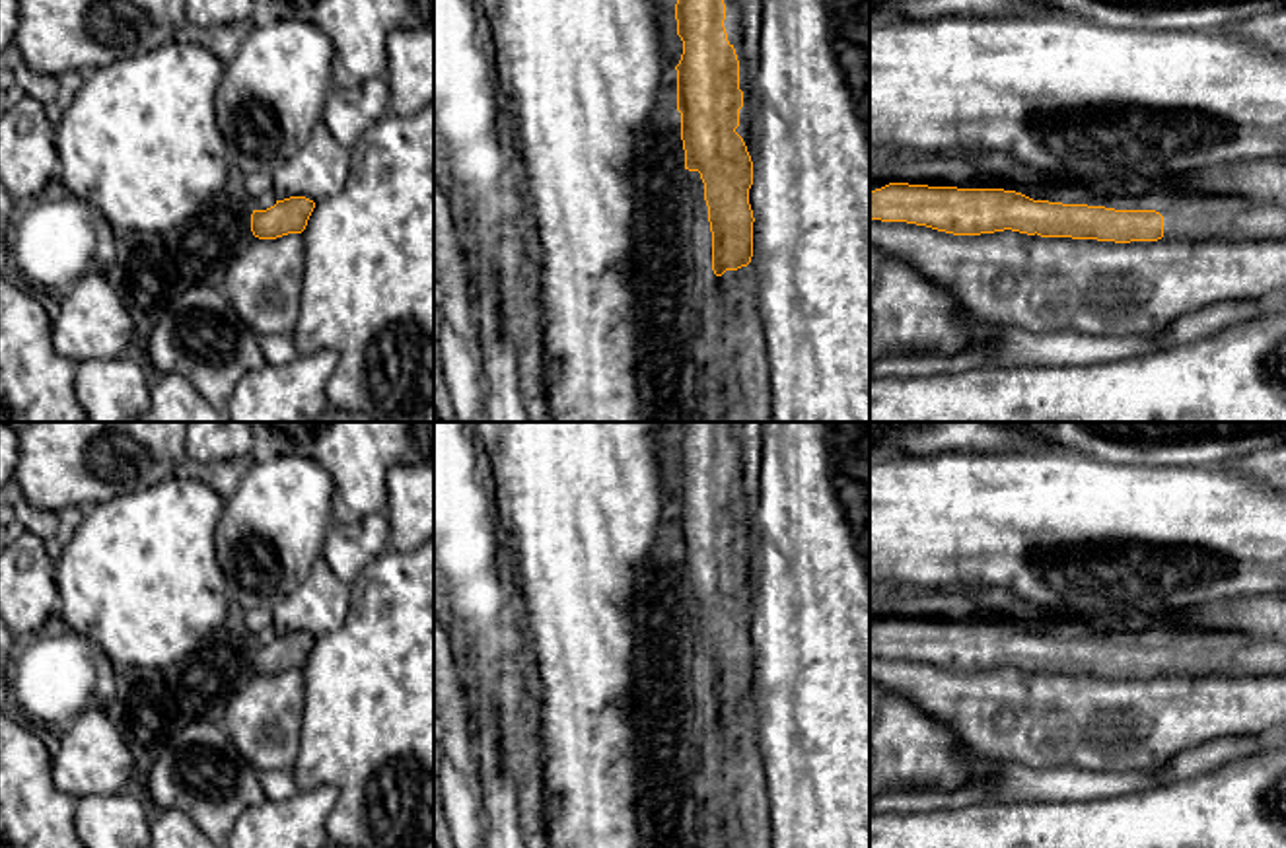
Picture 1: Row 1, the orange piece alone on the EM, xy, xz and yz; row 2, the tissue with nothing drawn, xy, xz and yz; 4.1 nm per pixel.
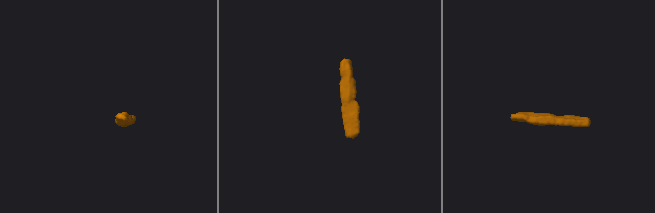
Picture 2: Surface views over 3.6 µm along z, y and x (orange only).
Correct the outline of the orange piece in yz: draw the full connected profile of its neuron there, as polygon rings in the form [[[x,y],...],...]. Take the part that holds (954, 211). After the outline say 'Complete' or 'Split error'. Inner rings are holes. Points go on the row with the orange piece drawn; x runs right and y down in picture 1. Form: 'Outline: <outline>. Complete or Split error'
Outline: [[[889,183],[870,191],[870,218],[881,222],[907,222],[926,226],[953,235],[981,235],[994,231],[1019,231],[1041,237],[1072,237],[1097,241],[1267,241],[1286,237],[1286,204],[1257,202],[1243,196],[1210,198],[1179,206],[1165,216],[1156,210],[1115,210],[1088,204],[1062,204],[1033,200],[1016,191],[1004,189],[957,189],[909,183]]]. Split error

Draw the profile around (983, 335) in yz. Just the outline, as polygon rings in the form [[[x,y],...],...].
[[[961,307],[957,317],[969,325],[969,348],[967,352],[986,352],[998,342],[1000,329],[998,325],[984,321],[967,307]]]

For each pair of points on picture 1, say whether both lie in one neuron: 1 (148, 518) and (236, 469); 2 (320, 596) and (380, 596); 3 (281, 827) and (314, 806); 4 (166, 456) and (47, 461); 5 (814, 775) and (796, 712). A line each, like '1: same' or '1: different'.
1: different
2: different
3: same
4: same
5: same

